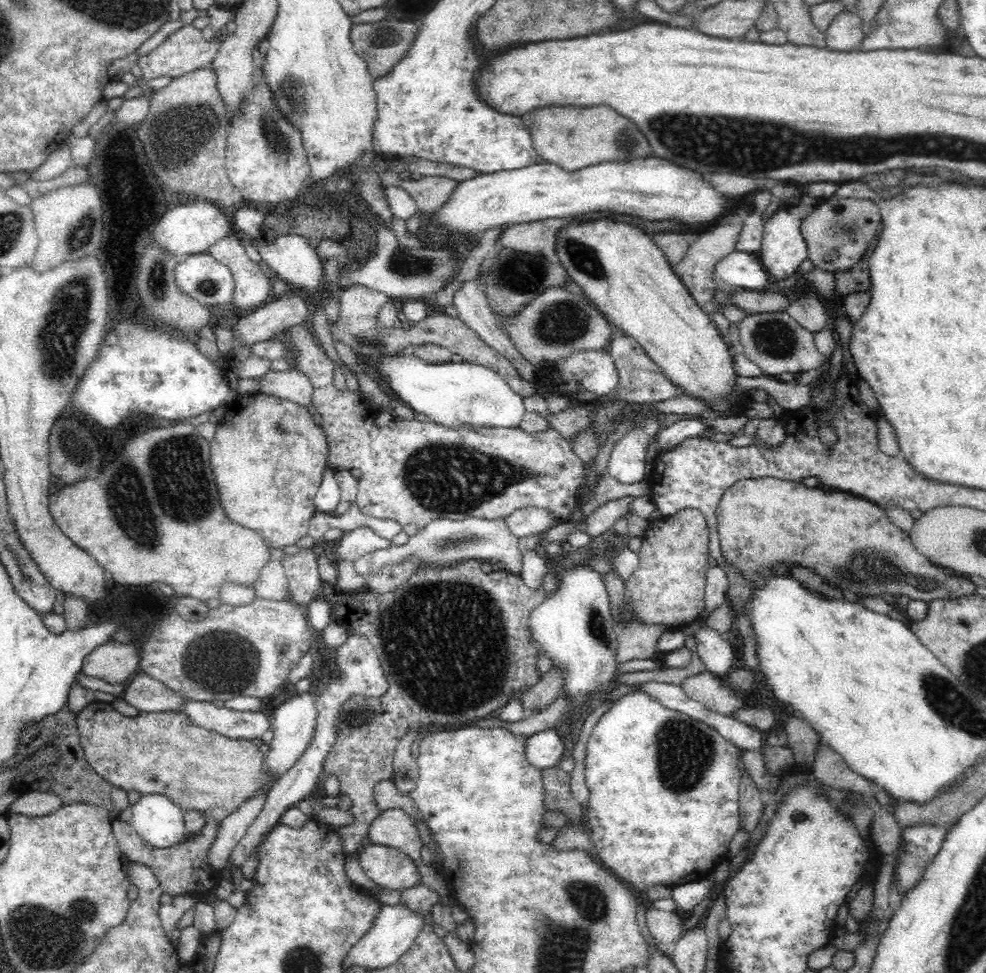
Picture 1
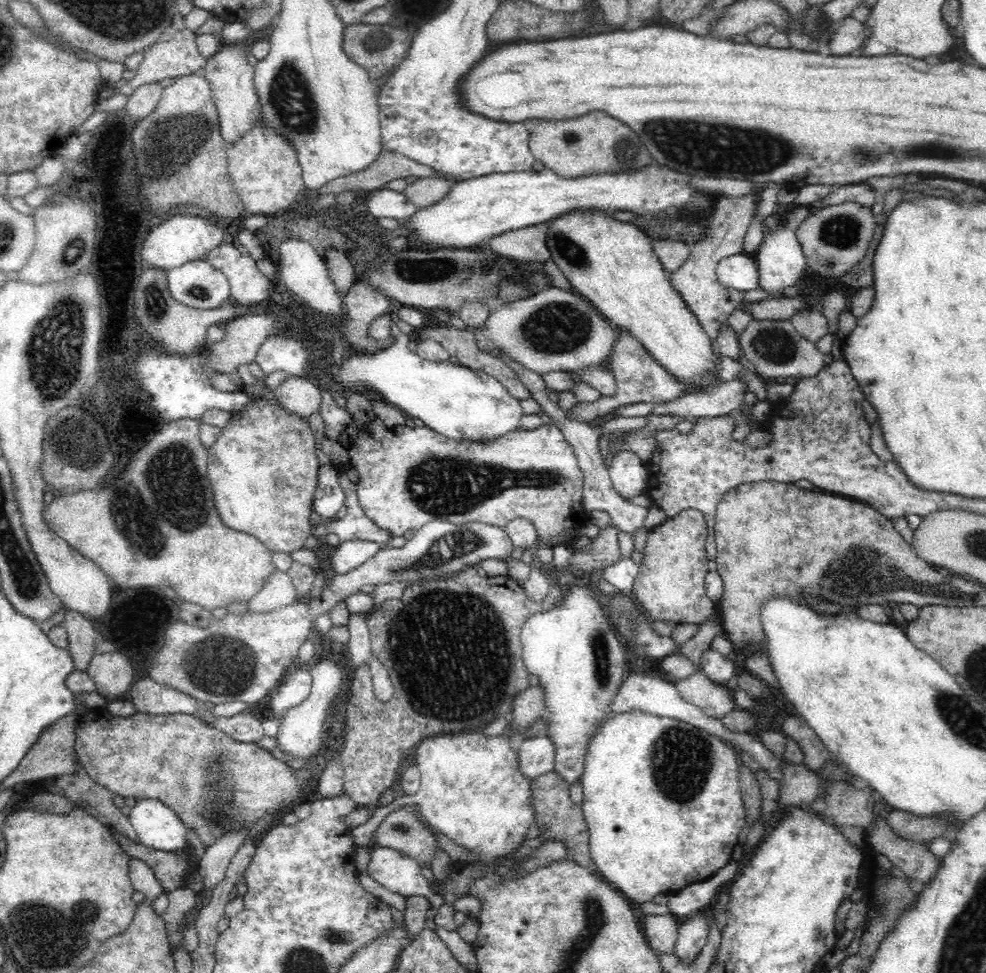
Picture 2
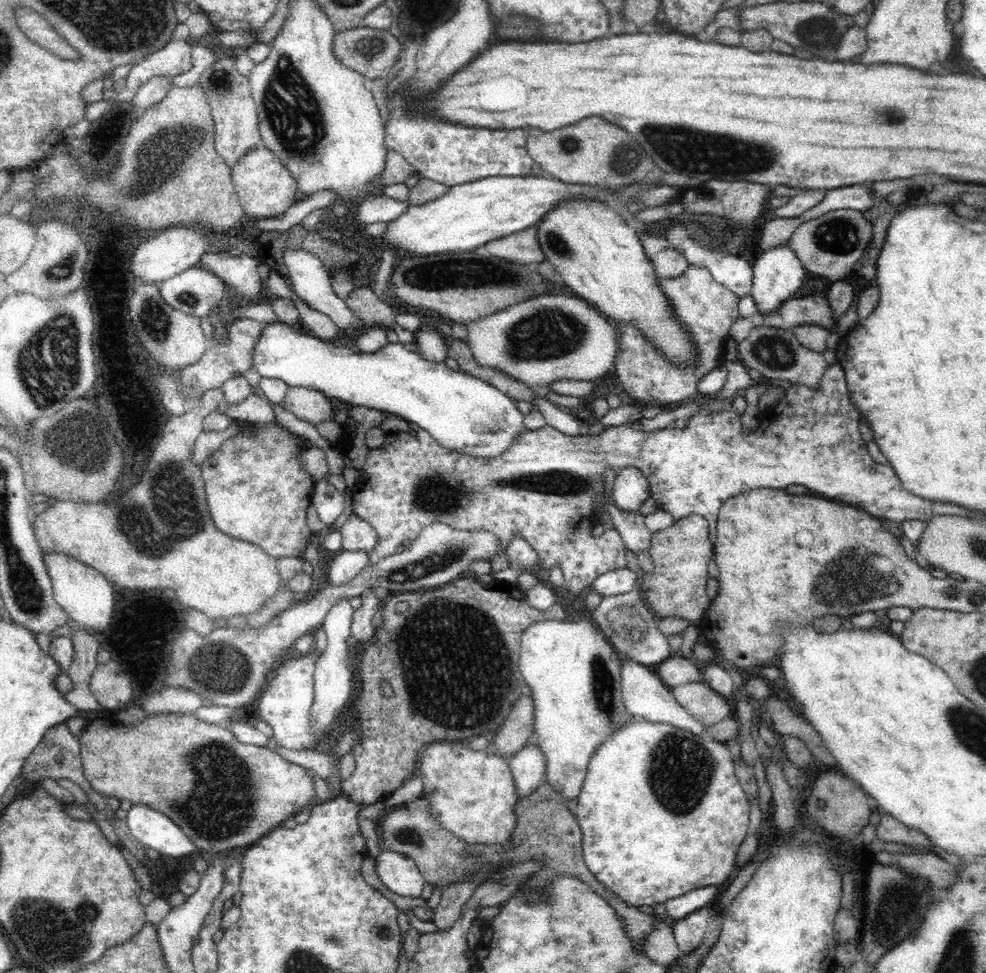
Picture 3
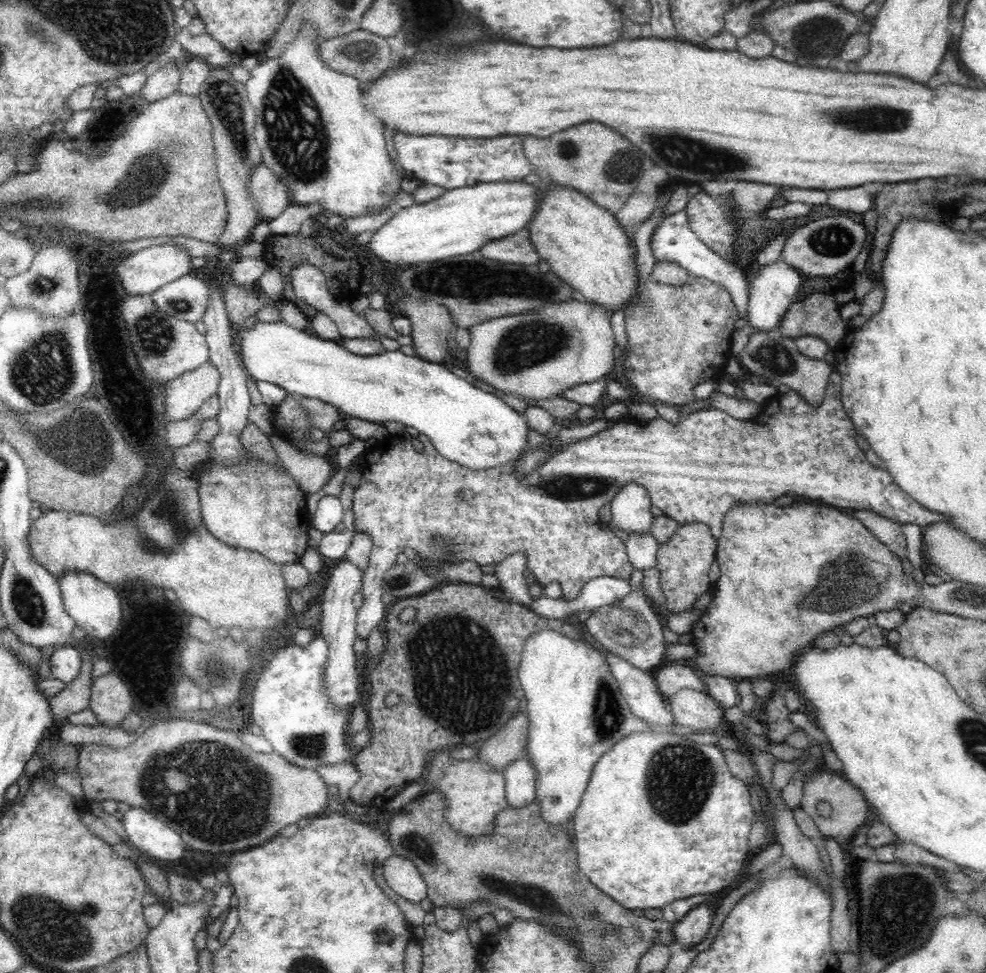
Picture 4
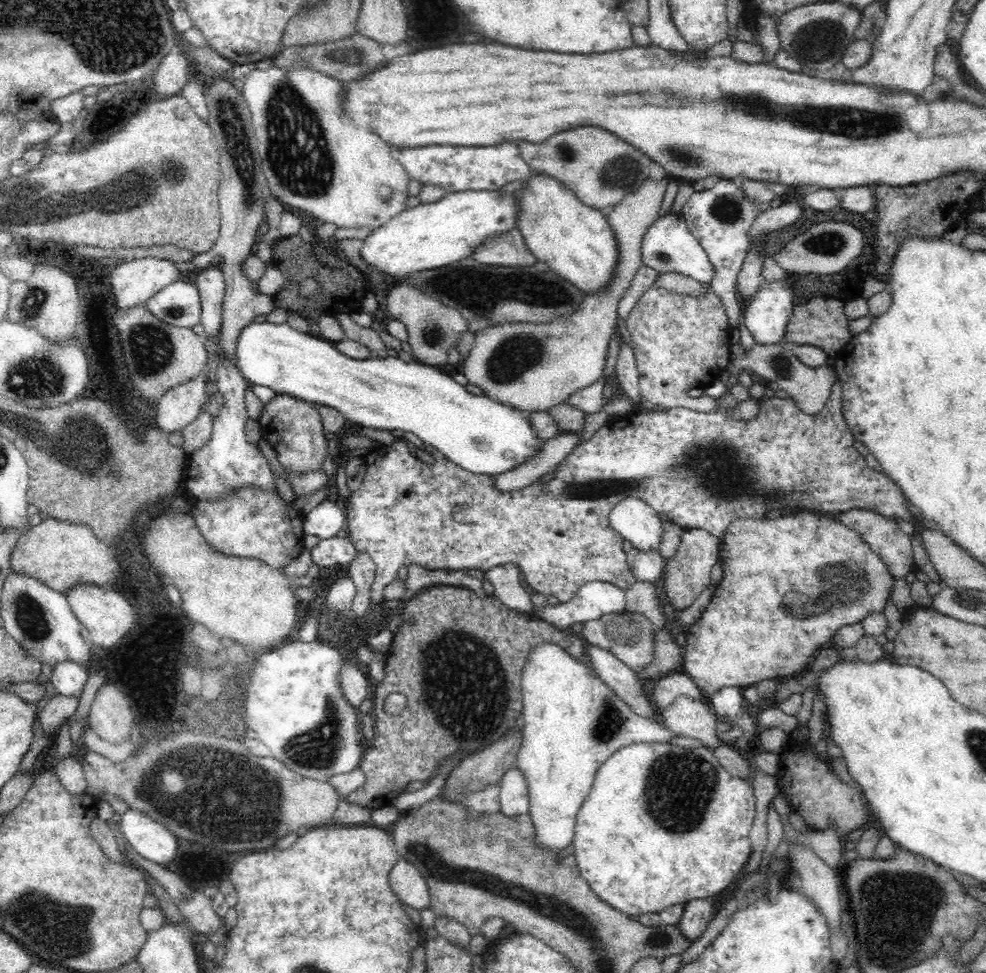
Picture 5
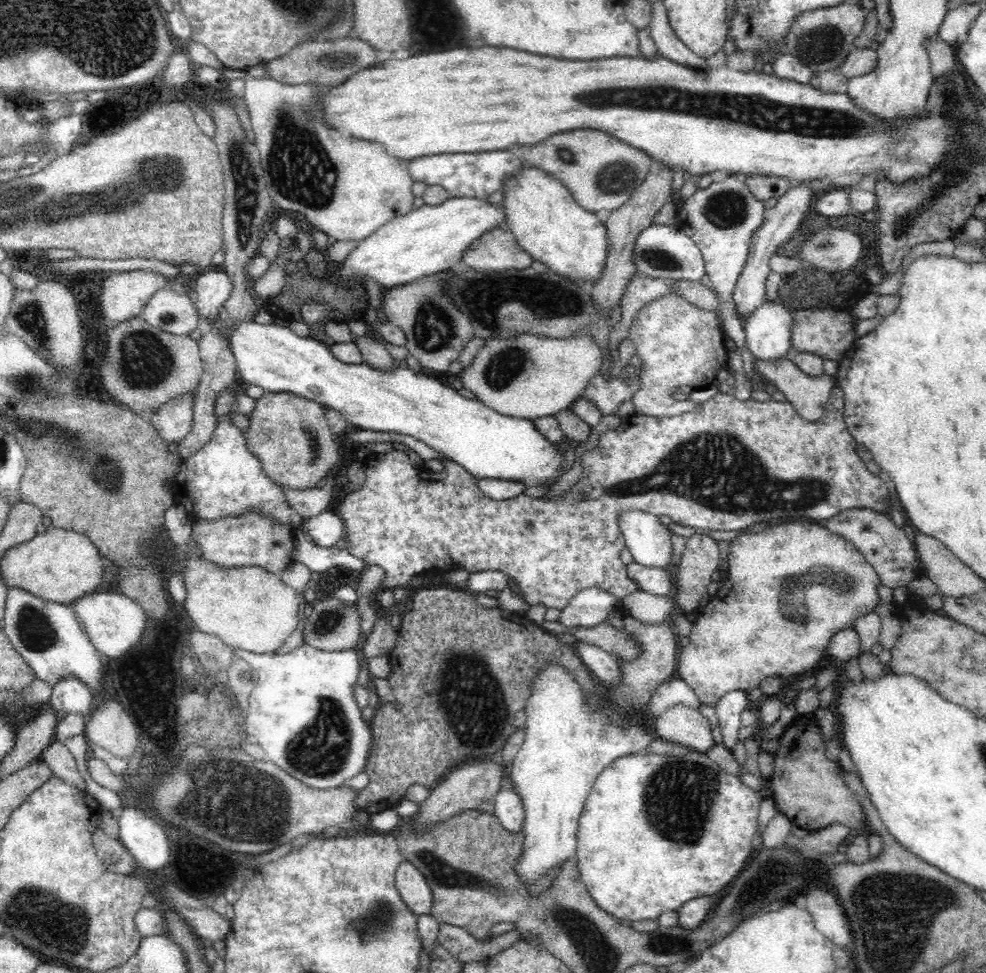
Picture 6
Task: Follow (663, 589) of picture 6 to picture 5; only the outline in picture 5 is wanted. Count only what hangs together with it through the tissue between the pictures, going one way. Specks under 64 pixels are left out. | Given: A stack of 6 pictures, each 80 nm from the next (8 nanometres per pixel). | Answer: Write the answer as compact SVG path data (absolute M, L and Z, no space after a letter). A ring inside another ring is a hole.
M632 547L627 555L627 563L634 579L638 582L646 582L661 590L663 558L658 551L655 553L640 553Z

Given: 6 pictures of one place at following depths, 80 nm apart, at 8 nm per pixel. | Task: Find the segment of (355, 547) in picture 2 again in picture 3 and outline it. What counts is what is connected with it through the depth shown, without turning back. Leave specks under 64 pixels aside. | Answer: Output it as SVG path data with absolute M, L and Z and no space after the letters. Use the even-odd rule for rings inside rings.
M342 548L338 556L330 564L328 585L350 584L367 567L367 563L368 553L364 553L364 551L346 551L346 549Z

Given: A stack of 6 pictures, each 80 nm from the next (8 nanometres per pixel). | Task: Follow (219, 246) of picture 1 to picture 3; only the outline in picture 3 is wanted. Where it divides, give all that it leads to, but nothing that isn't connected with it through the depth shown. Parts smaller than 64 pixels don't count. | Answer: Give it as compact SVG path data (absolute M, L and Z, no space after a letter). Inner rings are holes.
M227 252L206 253L198 260L198 266L213 272L226 282L242 298L256 301L262 292L259 268L261 259L242 254L232 257Z

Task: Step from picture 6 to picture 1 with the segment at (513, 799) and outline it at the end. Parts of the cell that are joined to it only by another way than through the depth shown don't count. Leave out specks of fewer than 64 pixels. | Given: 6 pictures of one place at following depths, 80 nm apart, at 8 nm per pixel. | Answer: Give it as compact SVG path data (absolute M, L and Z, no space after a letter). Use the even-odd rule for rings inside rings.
M559 727L537 732L526 738L525 743L526 759L541 771L556 767L565 748Z

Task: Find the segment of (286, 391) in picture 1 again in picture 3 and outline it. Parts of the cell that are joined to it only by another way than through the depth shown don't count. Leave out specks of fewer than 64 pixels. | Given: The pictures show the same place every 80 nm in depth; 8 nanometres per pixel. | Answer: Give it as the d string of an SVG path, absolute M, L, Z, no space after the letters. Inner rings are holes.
M290 387L283 402L287 410L300 420L306 420L314 425L328 422L336 407L336 404L322 393L302 387Z

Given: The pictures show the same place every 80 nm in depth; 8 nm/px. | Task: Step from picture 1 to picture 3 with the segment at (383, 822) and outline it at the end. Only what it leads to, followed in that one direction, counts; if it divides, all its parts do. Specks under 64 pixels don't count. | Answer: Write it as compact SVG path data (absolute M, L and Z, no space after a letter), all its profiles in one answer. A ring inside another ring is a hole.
M540 784L531 796L518 800L516 814L516 831L513 832L512 839L506 843L468 845L452 835L431 816L430 800L422 796L415 802L398 807L386 816L382 826L383 847L414 860L426 886L430 886L432 890L438 889L441 894L446 887L455 887L468 881L474 883L476 888L484 883L499 883L508 869L526 861L536 861L538 870L532 872L522 884L518 884L518 887L538 889L547 877L554 877L555 873L576 874L598 896L609 901L619 918L624 918L625 929L628 930L628 937L634 945L643 946L650 933L656 932L660 926L666 926L669 923L654 915L644 914L636 907L625 903L612 891L602 886L590 873L585 861L581 858L582 833L577 818L568 812L565 798L553 789L553 786Z

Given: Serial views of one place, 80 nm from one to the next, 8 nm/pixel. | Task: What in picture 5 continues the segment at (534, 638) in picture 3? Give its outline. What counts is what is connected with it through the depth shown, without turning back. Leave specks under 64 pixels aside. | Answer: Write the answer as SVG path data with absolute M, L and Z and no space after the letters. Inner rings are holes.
M552 641L539 642L531 649L522 673L524 729L514 767L525 777L529 816L537 828L537 841L543 848L559 852L572 850L577 815L594 784L595 772L618 749L642 741L662 741L673 737L662 723L632 714L617 693L597 675L590 662L576 662L568 650Z

